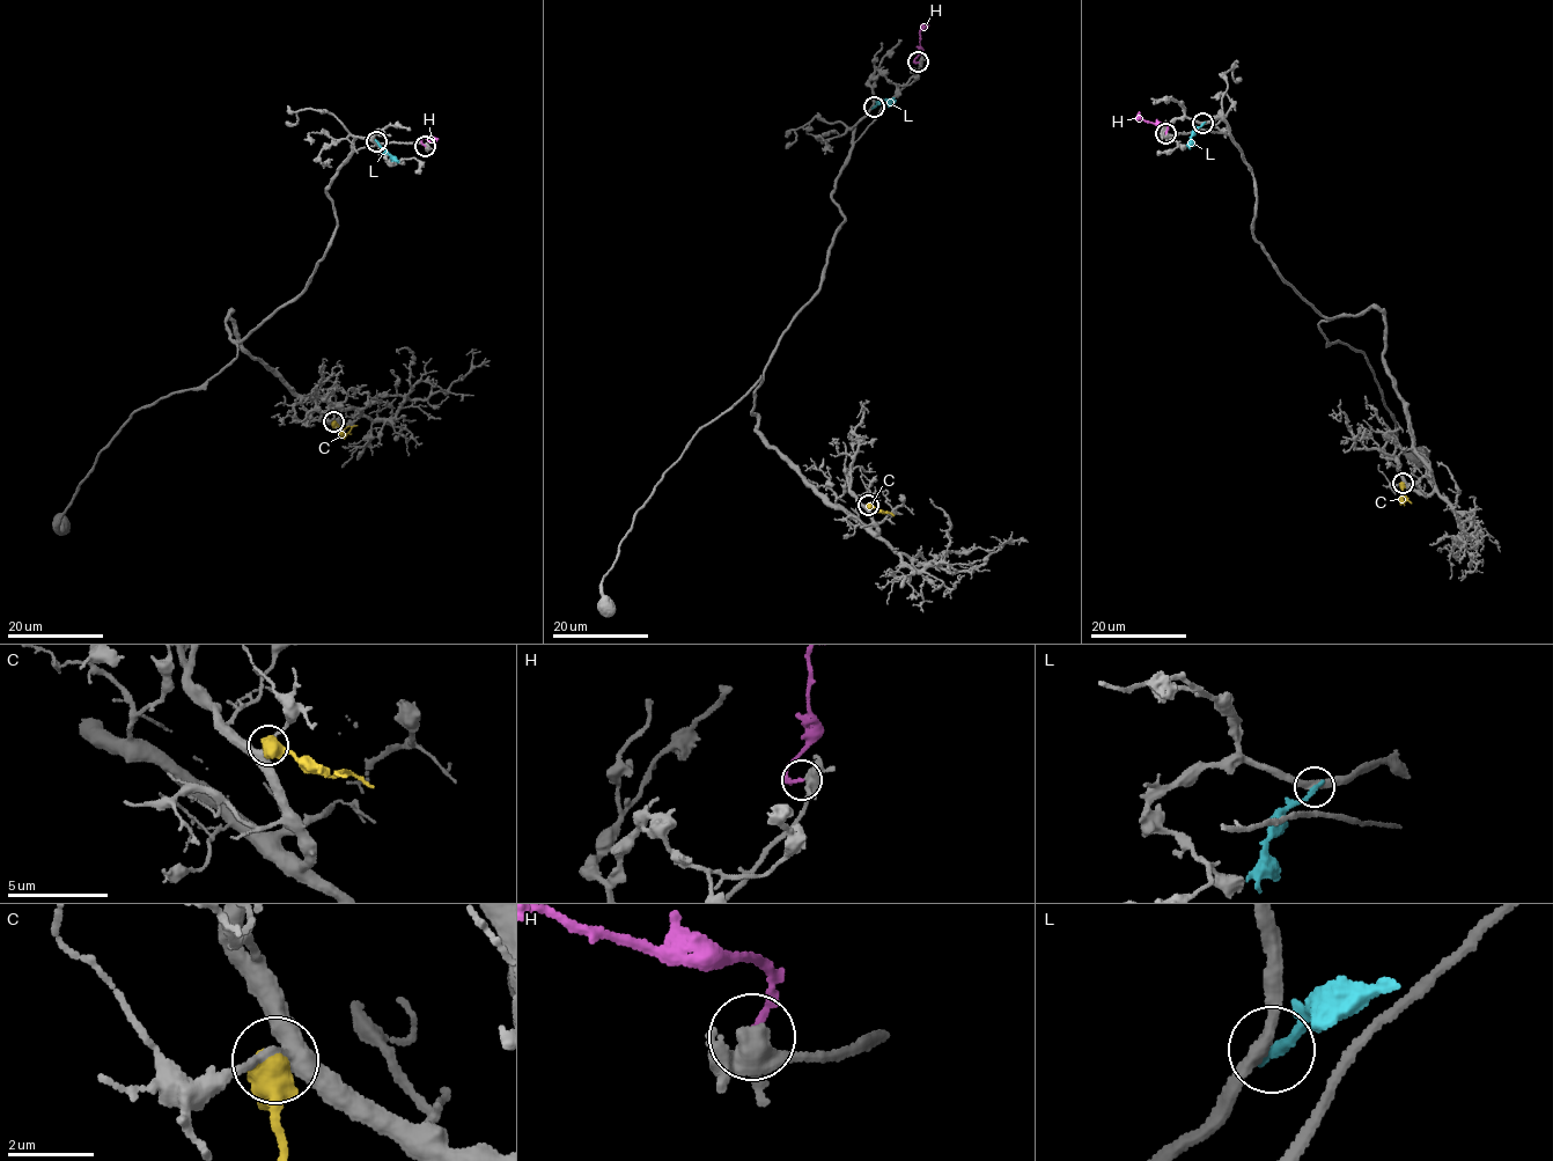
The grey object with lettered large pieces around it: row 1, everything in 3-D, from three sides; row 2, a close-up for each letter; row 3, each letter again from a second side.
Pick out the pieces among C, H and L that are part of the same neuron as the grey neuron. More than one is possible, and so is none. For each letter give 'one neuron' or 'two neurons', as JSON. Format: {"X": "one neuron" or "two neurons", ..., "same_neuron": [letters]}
{"C": "two neurons", "H": "two neurons", "L": "two neurons", "same_neuron": []}

